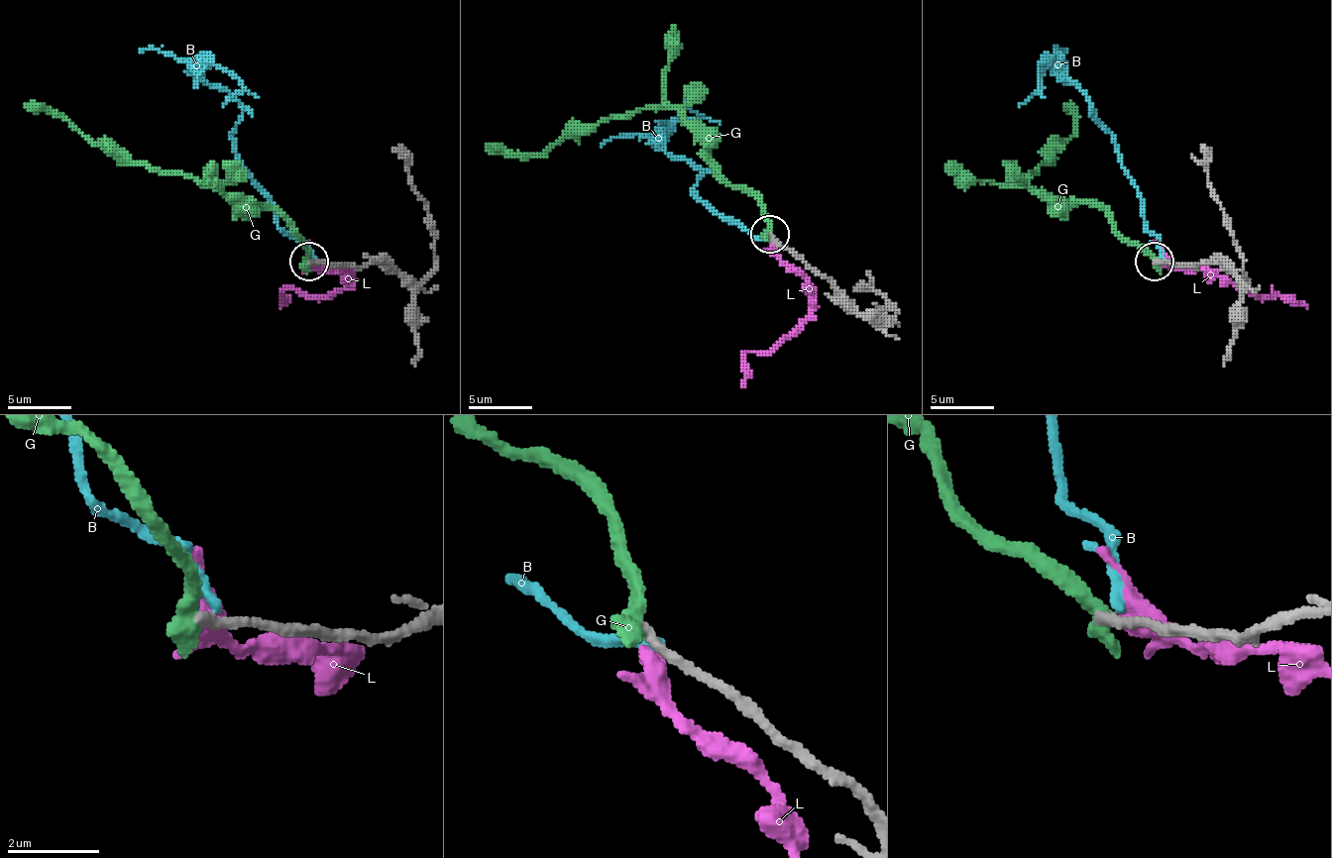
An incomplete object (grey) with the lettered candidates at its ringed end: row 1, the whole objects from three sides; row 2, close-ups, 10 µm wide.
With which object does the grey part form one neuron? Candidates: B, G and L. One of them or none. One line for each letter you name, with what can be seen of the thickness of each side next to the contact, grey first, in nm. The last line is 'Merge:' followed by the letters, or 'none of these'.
Merge: none of these

